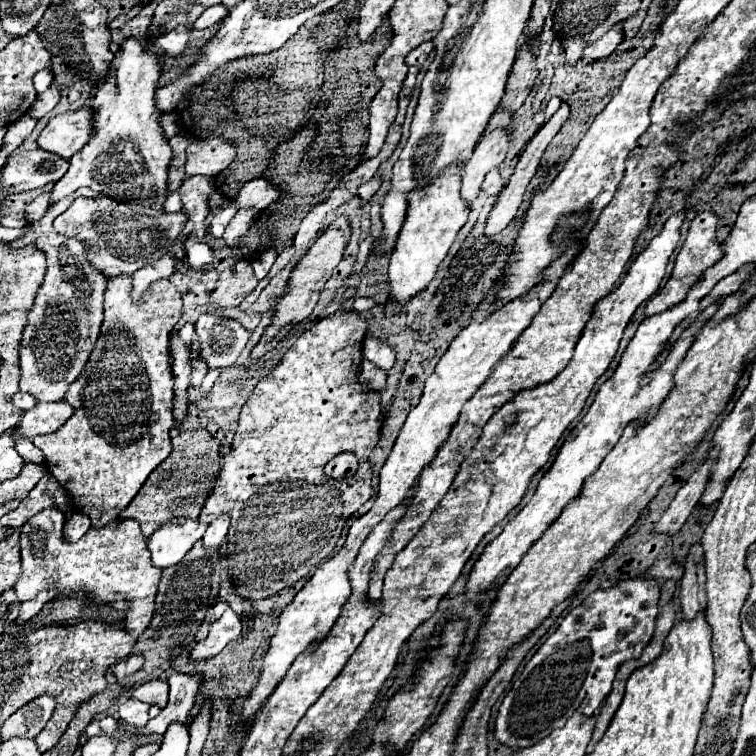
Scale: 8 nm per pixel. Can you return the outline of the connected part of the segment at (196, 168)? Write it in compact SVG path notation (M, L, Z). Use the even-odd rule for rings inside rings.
M206 138L196 140L186 150L186 174L204 174L216 176L220 170L228 168L236 158L236 146L224 138Z

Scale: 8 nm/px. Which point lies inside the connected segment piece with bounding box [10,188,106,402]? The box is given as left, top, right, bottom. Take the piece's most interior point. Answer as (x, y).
(62, 327)

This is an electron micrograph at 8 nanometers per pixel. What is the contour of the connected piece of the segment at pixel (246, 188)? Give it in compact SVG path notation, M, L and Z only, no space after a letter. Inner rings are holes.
M258 178L246 182L240 188L238 196L228 204L234 204L236 208L268 208L272 202L278 200L280 200L280 190L276 188L276 184L272 184L266 178Z

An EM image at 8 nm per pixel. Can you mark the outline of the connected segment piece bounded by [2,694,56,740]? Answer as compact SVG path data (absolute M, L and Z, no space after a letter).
M38 696L26 706L22 706L18 712L14 712L2 726L2 738L36 738L40 730L50 720L52 712L56 708L54 696Z

